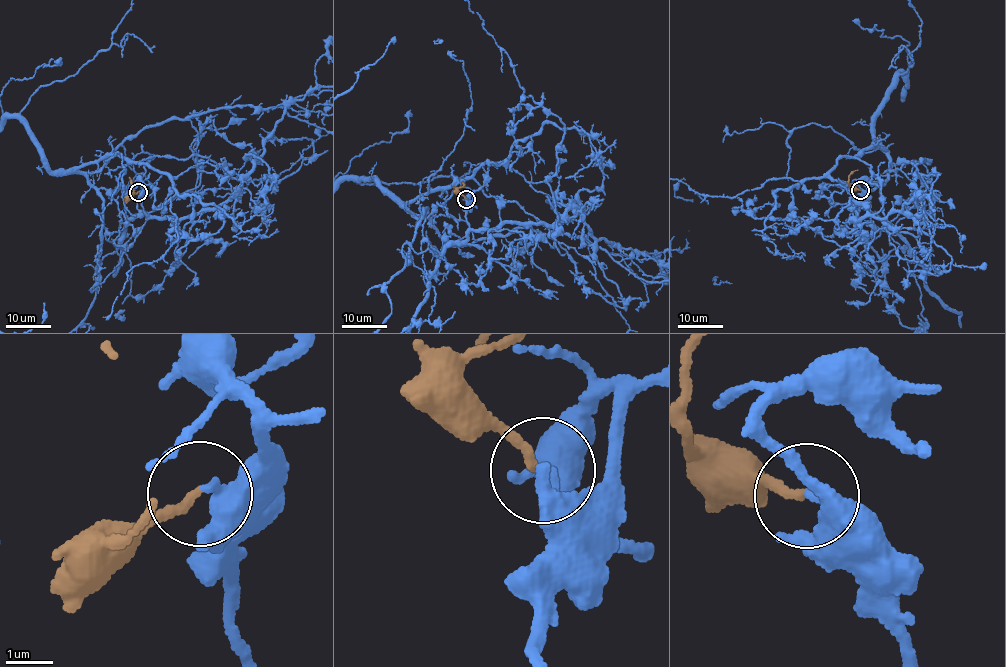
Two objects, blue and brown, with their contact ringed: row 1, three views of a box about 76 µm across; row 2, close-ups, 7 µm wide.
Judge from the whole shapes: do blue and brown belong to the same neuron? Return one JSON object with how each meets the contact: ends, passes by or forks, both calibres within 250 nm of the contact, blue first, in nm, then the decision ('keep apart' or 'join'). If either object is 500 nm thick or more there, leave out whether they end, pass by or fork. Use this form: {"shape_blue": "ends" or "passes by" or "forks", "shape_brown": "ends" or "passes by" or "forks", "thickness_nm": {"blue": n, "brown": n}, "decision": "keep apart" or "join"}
{"shape_blue": "ends", "shape_brown": "ends", "thickness_nm": {"blue": 170, "brown": 180}, "decision": "keep apart"}

